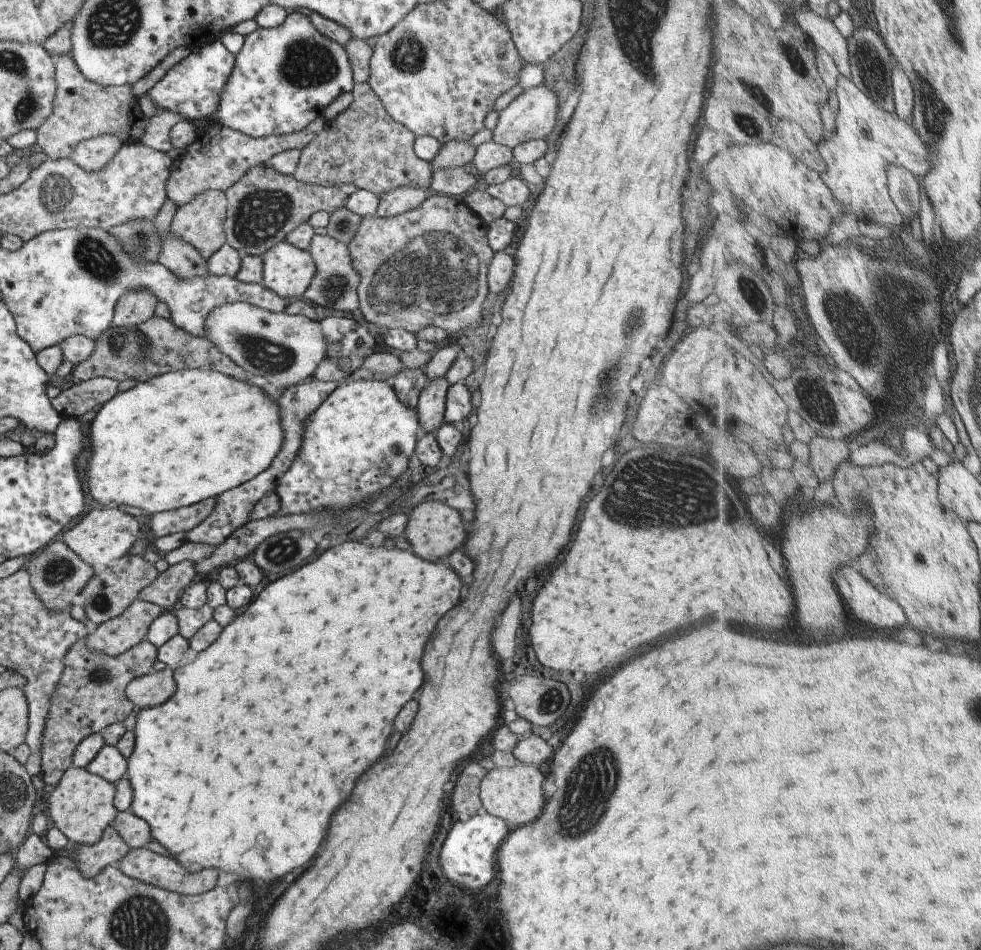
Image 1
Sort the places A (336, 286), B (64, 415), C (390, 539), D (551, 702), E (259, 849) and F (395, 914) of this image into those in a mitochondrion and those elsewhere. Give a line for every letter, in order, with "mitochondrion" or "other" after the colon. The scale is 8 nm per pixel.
A: mitochondrion
B: other
C: other
D: mitochondrion
E: mitochondrion
F: other

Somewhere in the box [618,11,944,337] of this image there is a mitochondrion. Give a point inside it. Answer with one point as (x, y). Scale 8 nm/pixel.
(868, 61)

